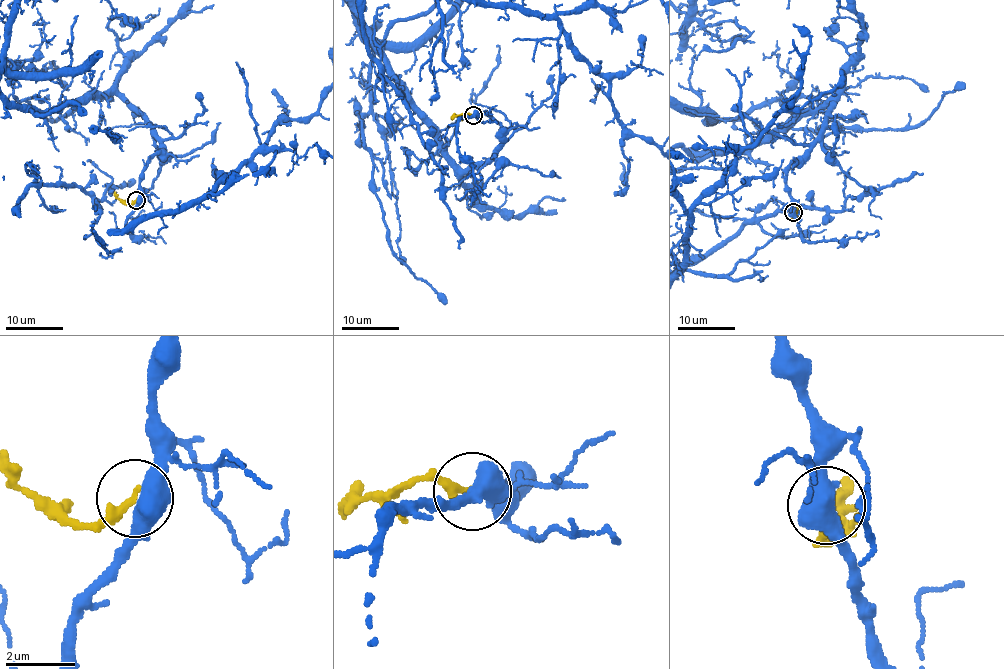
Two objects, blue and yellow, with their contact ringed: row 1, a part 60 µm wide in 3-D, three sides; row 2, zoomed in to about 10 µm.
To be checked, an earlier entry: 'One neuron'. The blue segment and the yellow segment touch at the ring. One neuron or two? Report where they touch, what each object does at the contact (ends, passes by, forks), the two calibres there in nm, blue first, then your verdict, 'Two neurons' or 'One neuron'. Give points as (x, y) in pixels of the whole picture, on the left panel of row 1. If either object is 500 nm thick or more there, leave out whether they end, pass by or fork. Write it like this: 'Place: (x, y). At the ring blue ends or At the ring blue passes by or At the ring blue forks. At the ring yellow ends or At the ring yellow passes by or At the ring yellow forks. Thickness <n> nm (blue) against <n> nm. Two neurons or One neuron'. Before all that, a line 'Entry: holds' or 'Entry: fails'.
Entry: fails
Place: (136, 200). Thickness 600 nm (blue) against 320 nm. Two neurons

